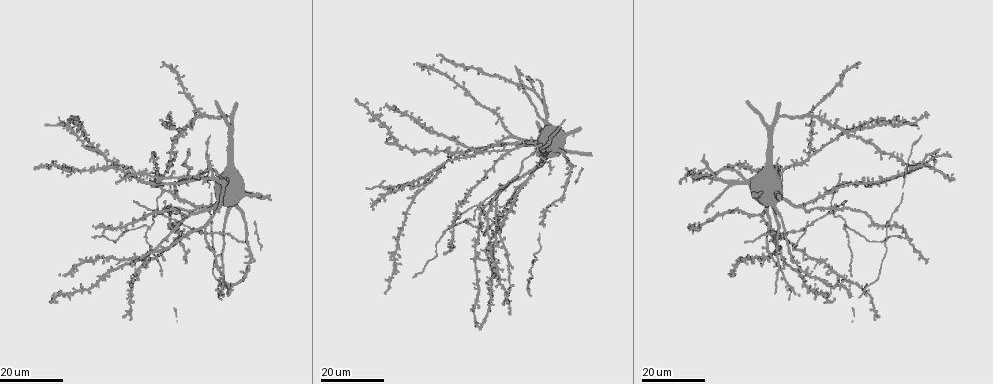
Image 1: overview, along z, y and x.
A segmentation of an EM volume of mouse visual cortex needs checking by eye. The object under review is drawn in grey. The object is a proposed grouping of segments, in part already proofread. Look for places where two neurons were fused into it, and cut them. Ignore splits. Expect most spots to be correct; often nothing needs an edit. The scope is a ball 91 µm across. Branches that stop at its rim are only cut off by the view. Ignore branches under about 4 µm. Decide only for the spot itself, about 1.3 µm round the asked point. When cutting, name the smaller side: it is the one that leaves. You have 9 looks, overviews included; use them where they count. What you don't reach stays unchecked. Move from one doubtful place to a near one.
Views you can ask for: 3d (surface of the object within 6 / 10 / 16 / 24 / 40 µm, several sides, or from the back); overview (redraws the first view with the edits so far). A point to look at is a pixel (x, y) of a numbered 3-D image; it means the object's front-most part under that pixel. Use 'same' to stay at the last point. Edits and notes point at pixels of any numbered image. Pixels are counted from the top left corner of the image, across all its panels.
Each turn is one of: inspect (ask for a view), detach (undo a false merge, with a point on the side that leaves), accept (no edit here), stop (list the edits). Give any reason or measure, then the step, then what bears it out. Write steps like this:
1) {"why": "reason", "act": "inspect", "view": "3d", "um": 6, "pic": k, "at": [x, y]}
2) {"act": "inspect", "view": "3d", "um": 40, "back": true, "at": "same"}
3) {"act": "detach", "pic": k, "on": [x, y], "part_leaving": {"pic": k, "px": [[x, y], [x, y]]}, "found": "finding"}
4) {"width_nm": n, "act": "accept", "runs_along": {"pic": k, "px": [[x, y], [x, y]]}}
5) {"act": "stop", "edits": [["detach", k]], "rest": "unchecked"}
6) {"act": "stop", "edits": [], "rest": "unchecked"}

{"why": "four-way junction", "act": "inspect", "view": "3d", "um": 24, "pic": 1, "at": [480, 208]}

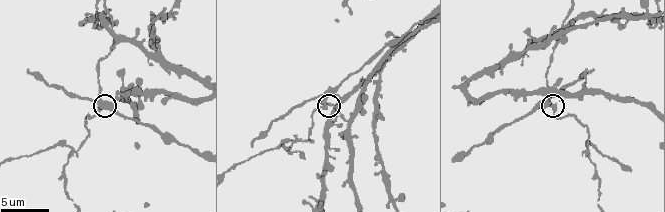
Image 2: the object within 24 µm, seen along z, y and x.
{"act": "inspect", "view": "3d", "um": 10, "pic": 2, "at": [326, 103]}

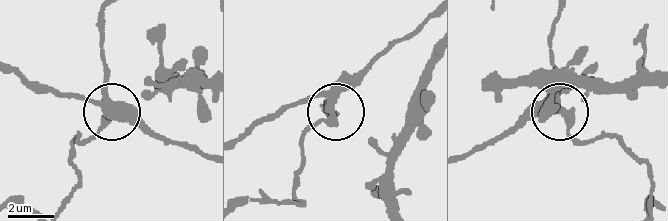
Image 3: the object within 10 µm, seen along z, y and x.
{"side_arm_um": 44, "act": "detach", "pic": 3, "on": [138, 119], "part_leaving": {"pic": 3, "px": [[110, 106], [125, 108], [154, 131], [188, 142], [206, 155]]}, "found": "two neurons meet here"}

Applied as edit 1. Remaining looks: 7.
{"act": "inspect", "view": "3d", "um": 6, "pic": 2, "at": [72, 150]}

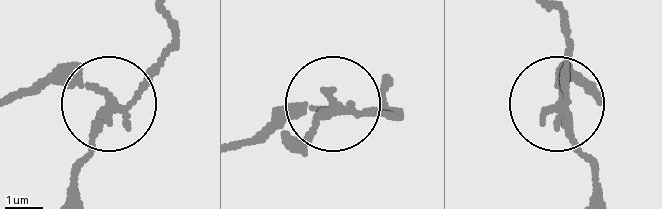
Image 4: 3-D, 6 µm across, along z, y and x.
{"arms": 3, "act": "detach", "pic": 4, "on": [67, 69], "part_leaving": {"pic": 4, "px": [[105, 101], [79, 85], [13, 95]]}, "found": "a second neuron is stuck on"}

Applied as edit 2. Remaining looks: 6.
{"act": "inspect", "view": "overview"}

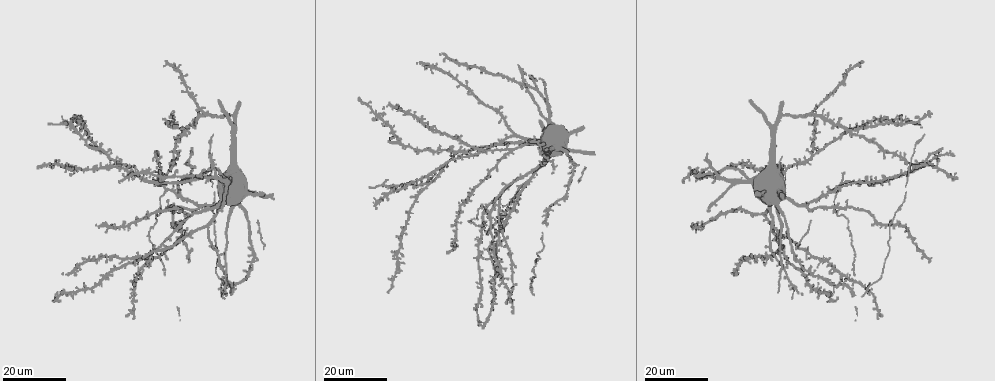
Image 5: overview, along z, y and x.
{"why": "two arms at a narrow angle", "act": "inspect", "view": "3d", "um": 24, "pic": 5, "at": [850, 132]}

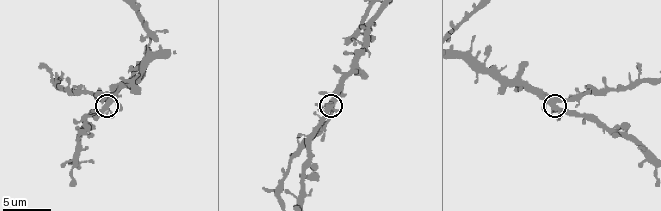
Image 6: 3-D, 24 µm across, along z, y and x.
{"act": "inspect", "view": "3d", "um": 6, "pic": 6, "at": [104, 100]}

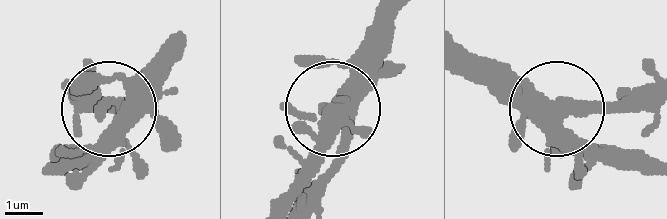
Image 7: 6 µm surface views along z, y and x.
{"act": "accept", "found": "one neuron here"}

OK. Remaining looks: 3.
{"why": "a fork", "act": "inspect", "view": "3d", "um": 16, "pic": 2, "at": [339, 112]}

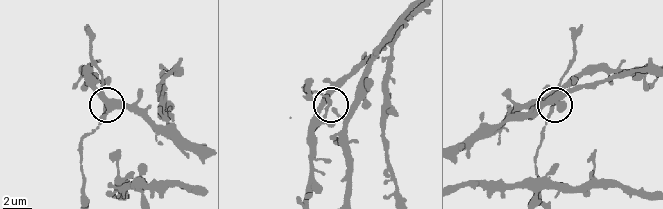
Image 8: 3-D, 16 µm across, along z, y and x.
{"side_arm_um": 44, "act": "accept", "runs_along": {"pic": 8, "px": [[416, 11], [310, 121]]}, "found": "all the same neuron"}

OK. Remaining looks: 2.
{"act": "stop", "edits": [["detach", 3], ["detach", 4]], "rest": "unchecked"}

